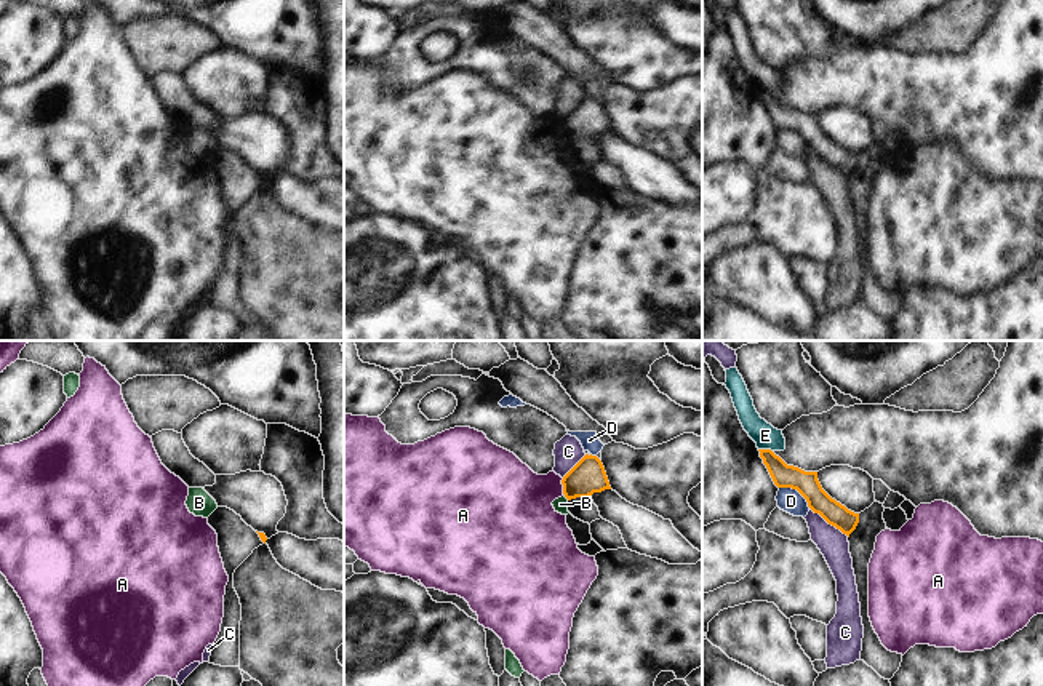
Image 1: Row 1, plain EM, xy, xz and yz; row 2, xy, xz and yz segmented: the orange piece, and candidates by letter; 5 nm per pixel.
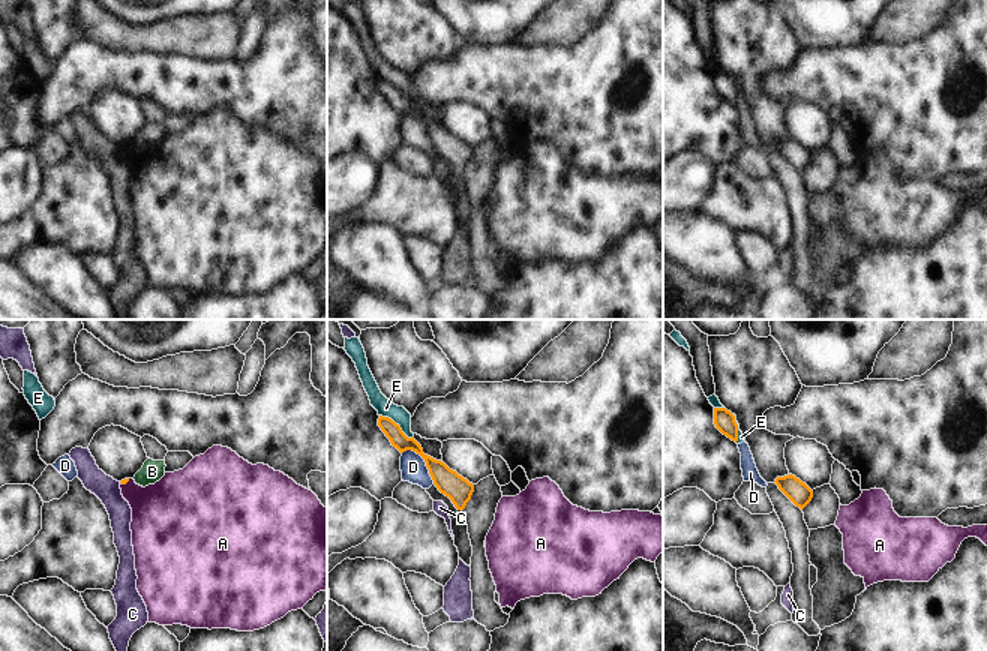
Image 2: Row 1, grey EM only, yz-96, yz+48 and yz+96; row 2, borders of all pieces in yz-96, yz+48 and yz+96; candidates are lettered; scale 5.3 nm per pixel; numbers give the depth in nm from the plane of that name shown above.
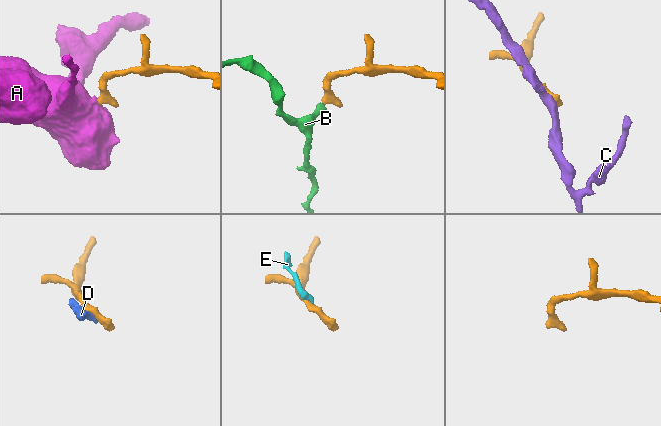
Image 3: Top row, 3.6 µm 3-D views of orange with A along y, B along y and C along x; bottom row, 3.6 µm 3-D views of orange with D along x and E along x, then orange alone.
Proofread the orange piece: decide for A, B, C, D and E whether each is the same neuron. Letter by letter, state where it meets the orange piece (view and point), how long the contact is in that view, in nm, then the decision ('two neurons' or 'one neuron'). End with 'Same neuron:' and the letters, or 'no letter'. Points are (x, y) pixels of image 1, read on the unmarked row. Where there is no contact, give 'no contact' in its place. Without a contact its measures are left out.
A: meets orange in xz at (563, 128); contact 90 nm long; two neurons
B: meets orange in xz at (567, 139); contact 40 nm long; two neurons
C: meets orange in yz at (829, 165); contact 240 nm long; two neurons
D: meets orange in yz at (797, 131); contact 190 nm long; two neurons
E: meets orange in yz at (765, 91); contact 70 nm long; two neurons
Same neuron: no letter

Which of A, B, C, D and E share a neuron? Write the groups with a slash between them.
A / B / C / D E

